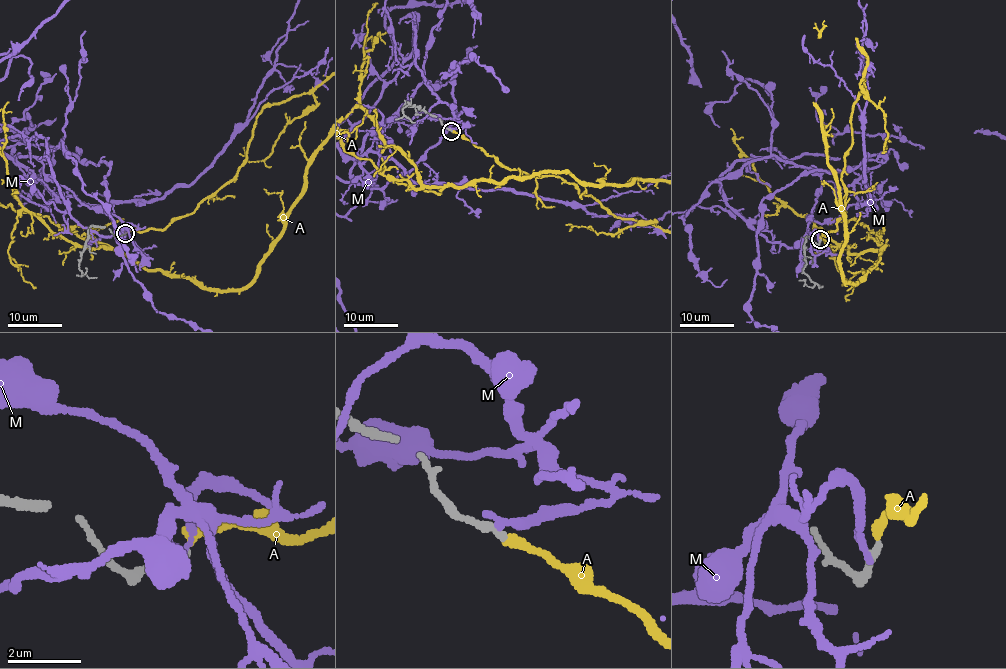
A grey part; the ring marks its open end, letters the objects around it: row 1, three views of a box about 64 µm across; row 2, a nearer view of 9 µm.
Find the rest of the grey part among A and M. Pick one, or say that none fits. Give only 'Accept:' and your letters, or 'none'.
Accept: A

